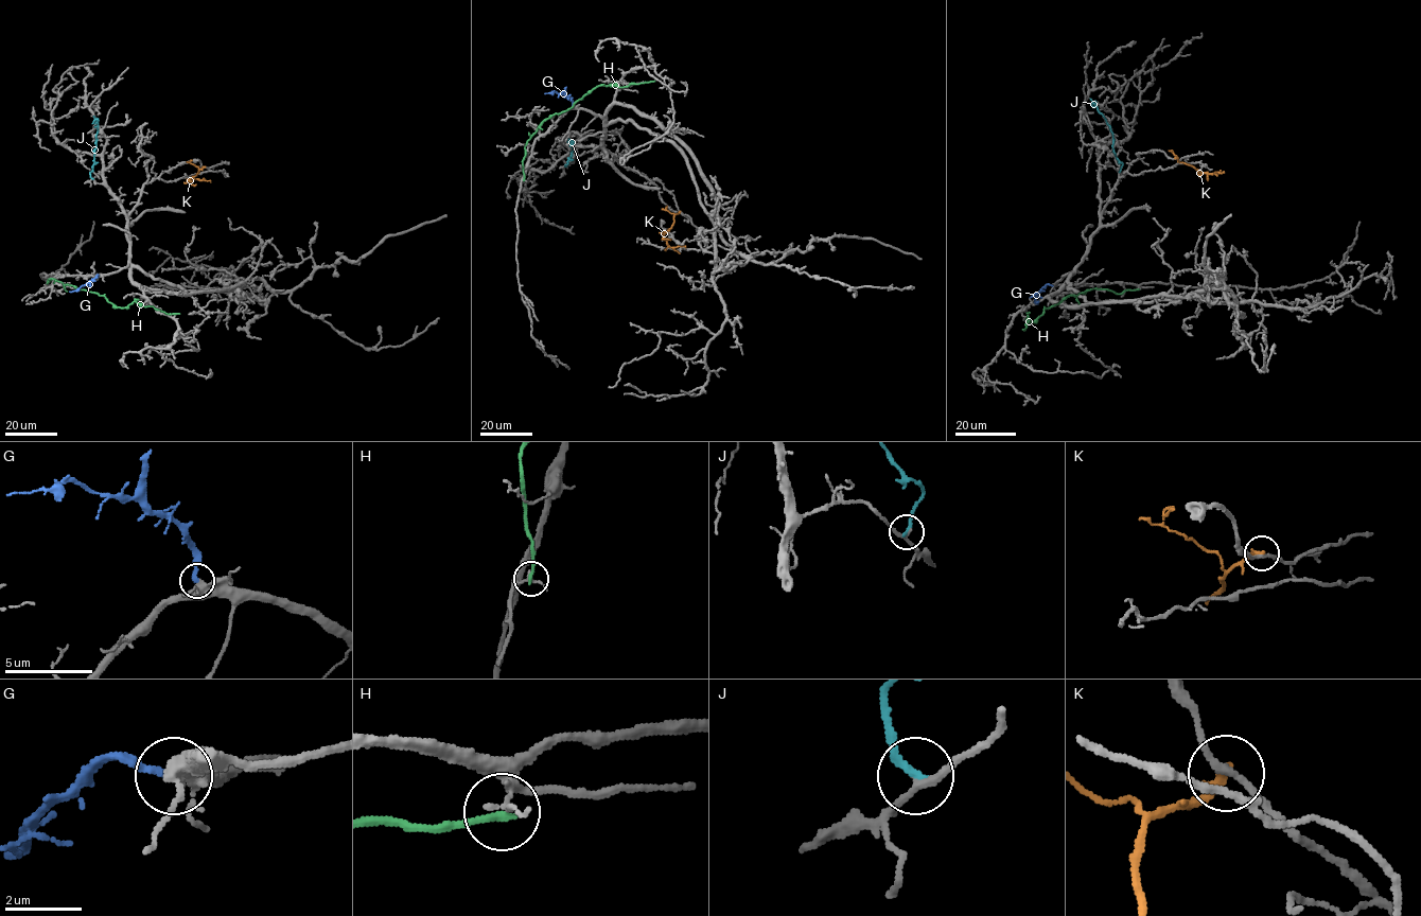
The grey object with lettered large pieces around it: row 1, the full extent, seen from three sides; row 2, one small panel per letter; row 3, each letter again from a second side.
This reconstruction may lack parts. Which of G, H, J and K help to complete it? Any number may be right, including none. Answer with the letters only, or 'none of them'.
G

